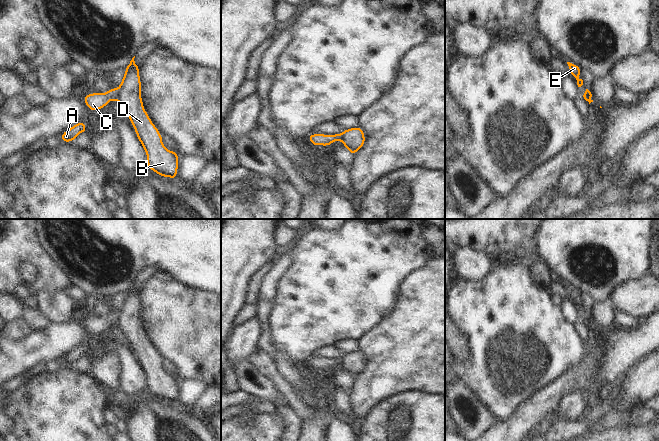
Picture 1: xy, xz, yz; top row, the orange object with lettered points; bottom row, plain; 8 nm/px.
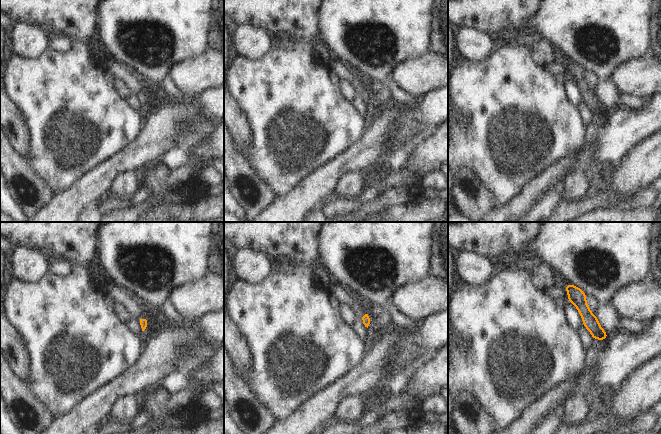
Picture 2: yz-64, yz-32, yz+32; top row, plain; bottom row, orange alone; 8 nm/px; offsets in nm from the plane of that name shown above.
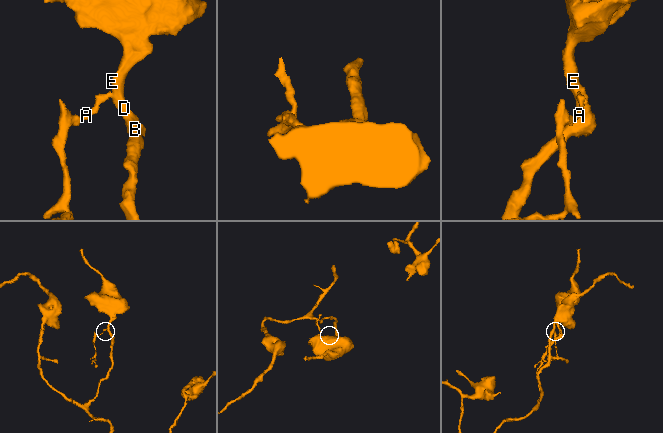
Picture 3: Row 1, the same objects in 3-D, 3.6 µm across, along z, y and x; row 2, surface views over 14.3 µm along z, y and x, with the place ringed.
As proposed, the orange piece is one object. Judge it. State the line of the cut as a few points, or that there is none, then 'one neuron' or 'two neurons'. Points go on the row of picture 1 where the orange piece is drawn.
xy (119, 89), (118, 100) | two neurons

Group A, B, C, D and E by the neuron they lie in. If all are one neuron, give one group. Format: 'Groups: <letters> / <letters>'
Groups: A C / B D E.

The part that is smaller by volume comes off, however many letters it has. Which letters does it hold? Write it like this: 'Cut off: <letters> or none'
Cut off: A, C

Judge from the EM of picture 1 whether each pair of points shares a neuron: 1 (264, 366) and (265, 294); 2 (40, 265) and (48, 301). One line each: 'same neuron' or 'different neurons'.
1: different neurons
2: different neurons

